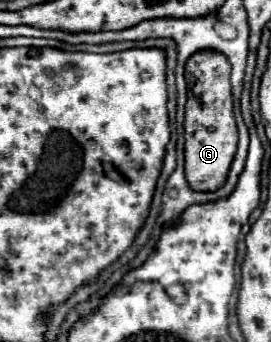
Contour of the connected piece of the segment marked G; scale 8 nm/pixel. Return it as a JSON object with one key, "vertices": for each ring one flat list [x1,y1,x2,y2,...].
{"vertices":[[196,52,186,60,186,116,184,116,184,154,186,154,186,178,194,190,212,192,218,190,228,176,232,164,238,128,232,112,232,86,230,64,222,52]]}

